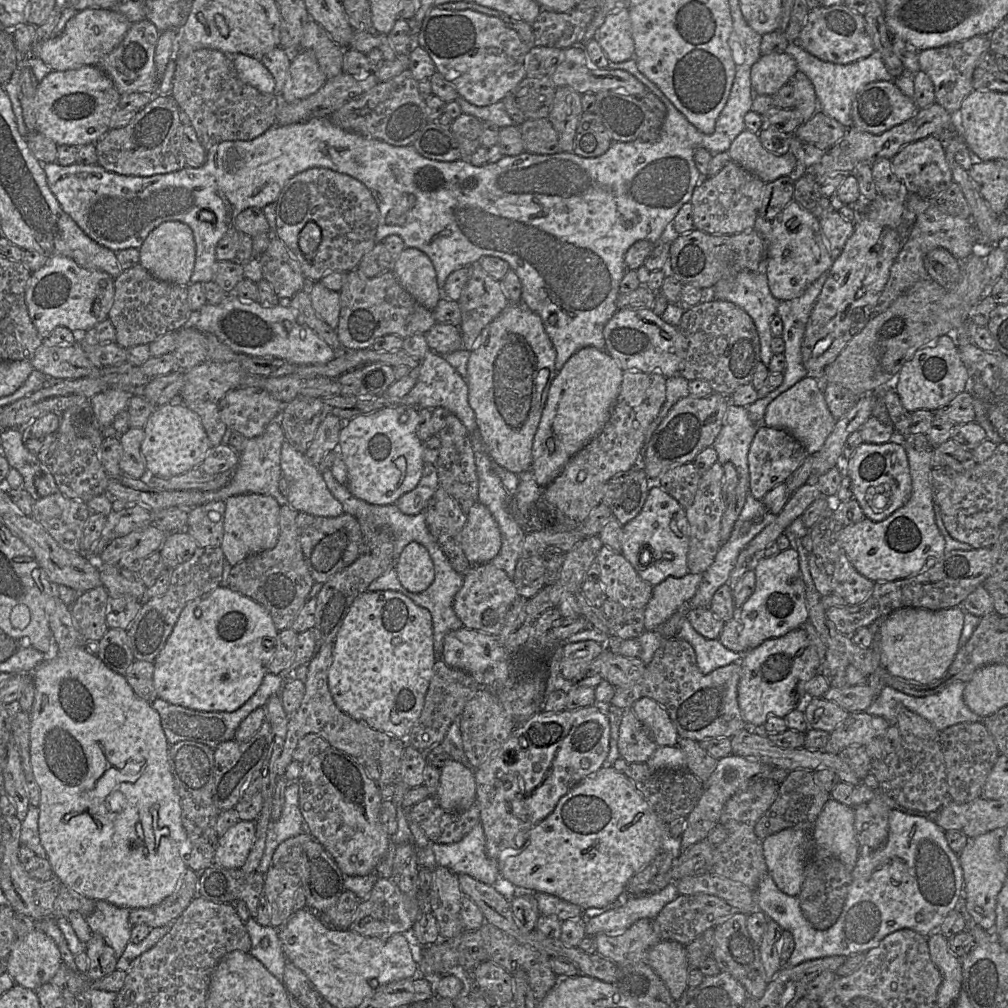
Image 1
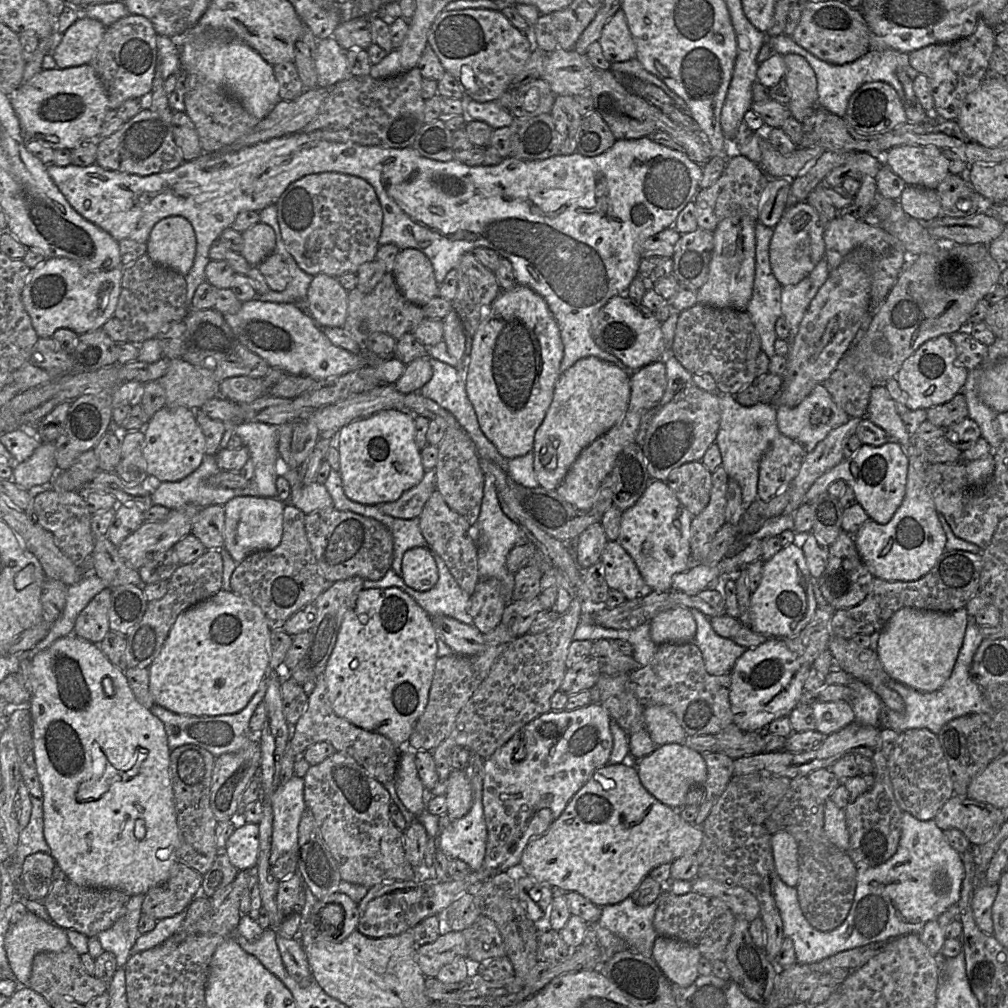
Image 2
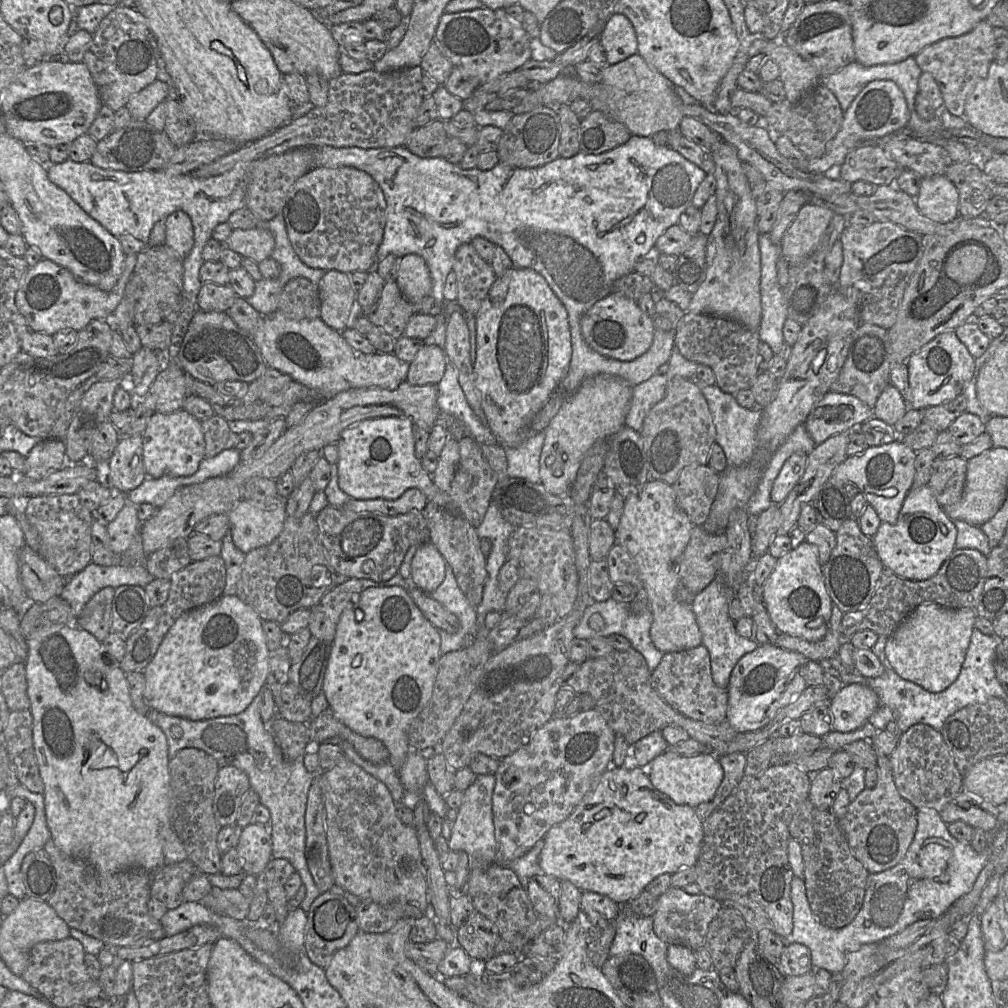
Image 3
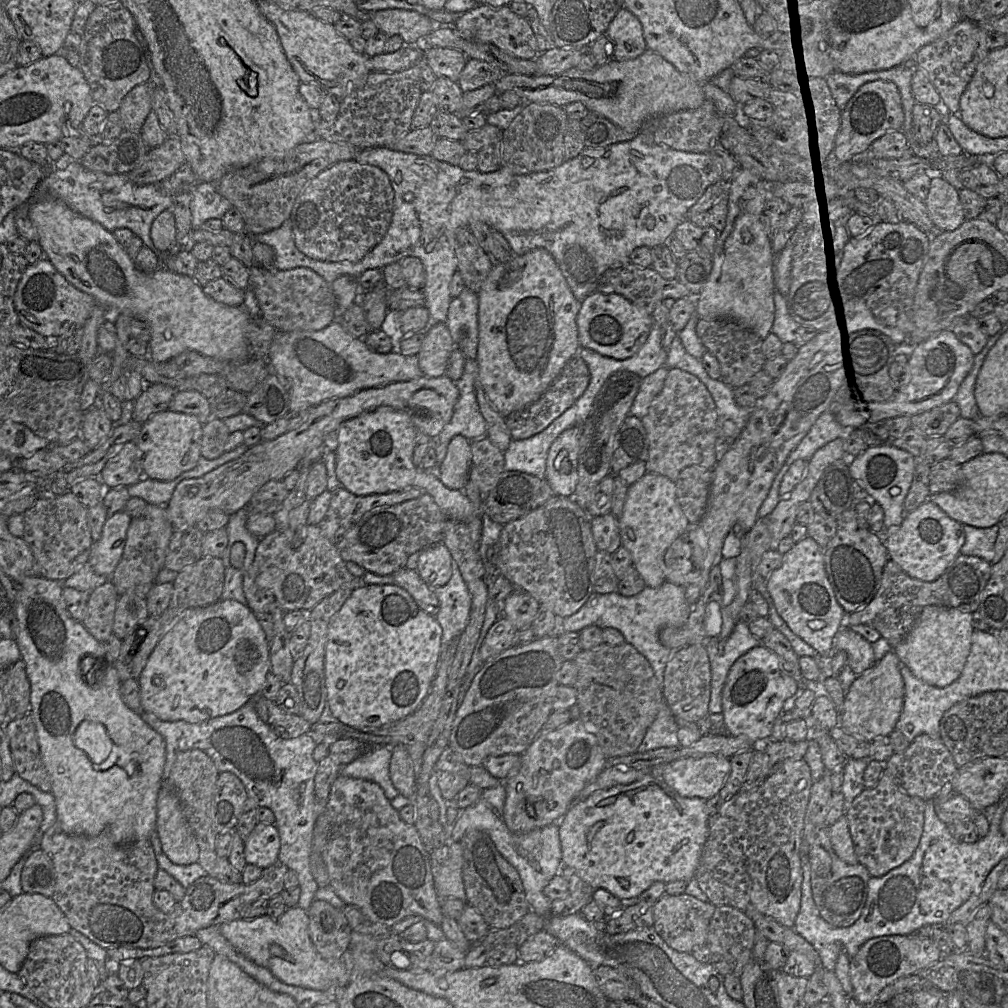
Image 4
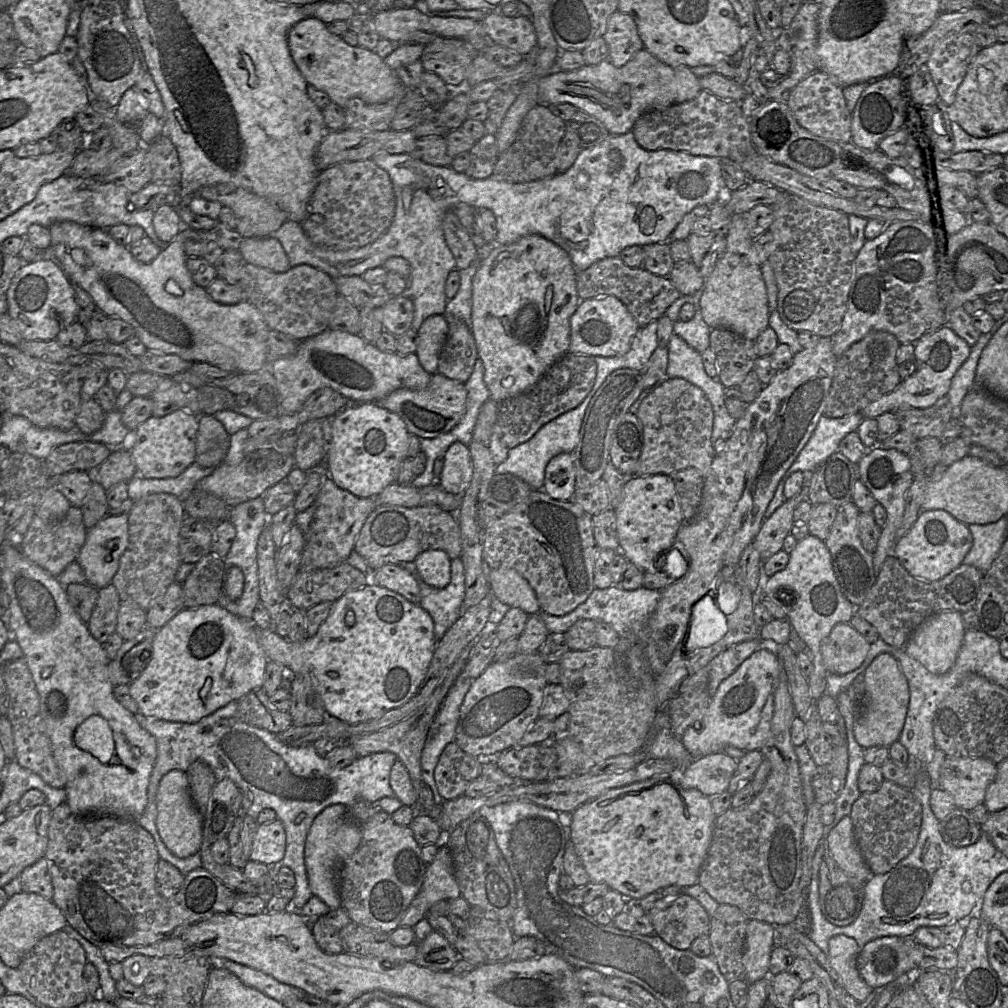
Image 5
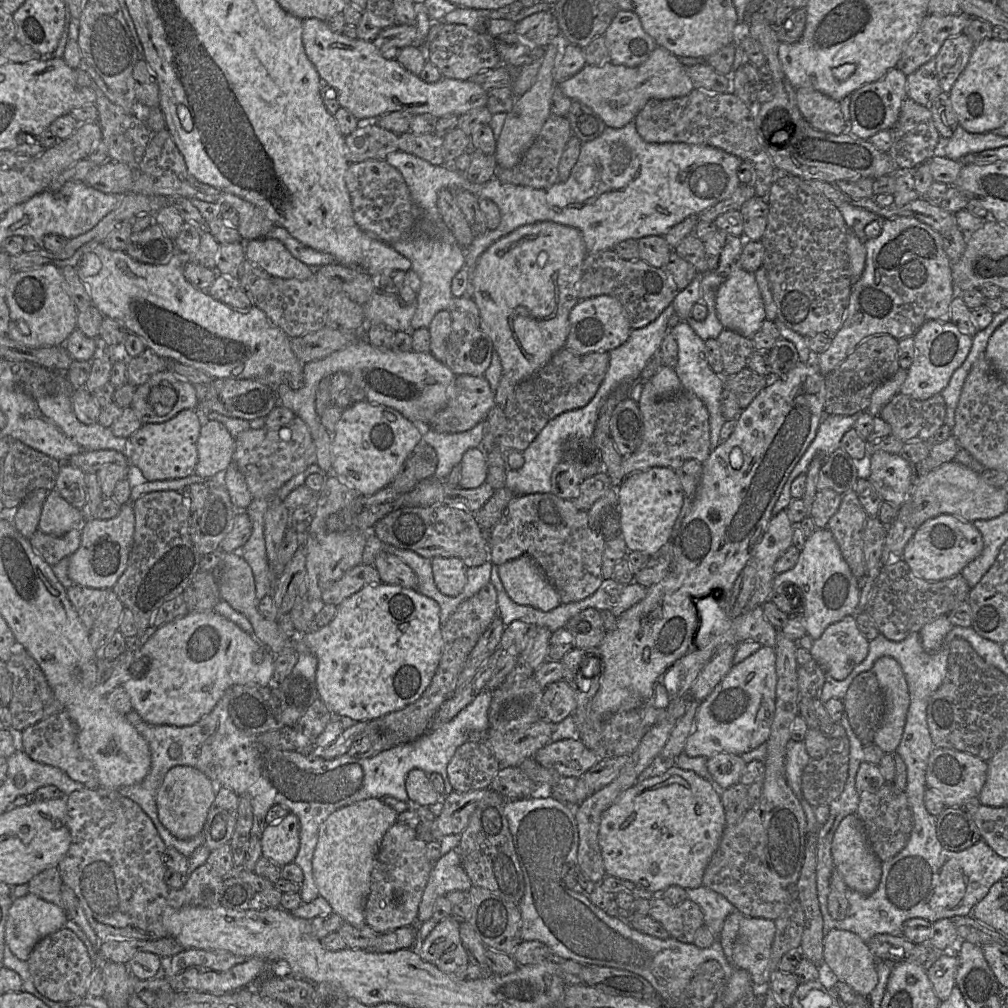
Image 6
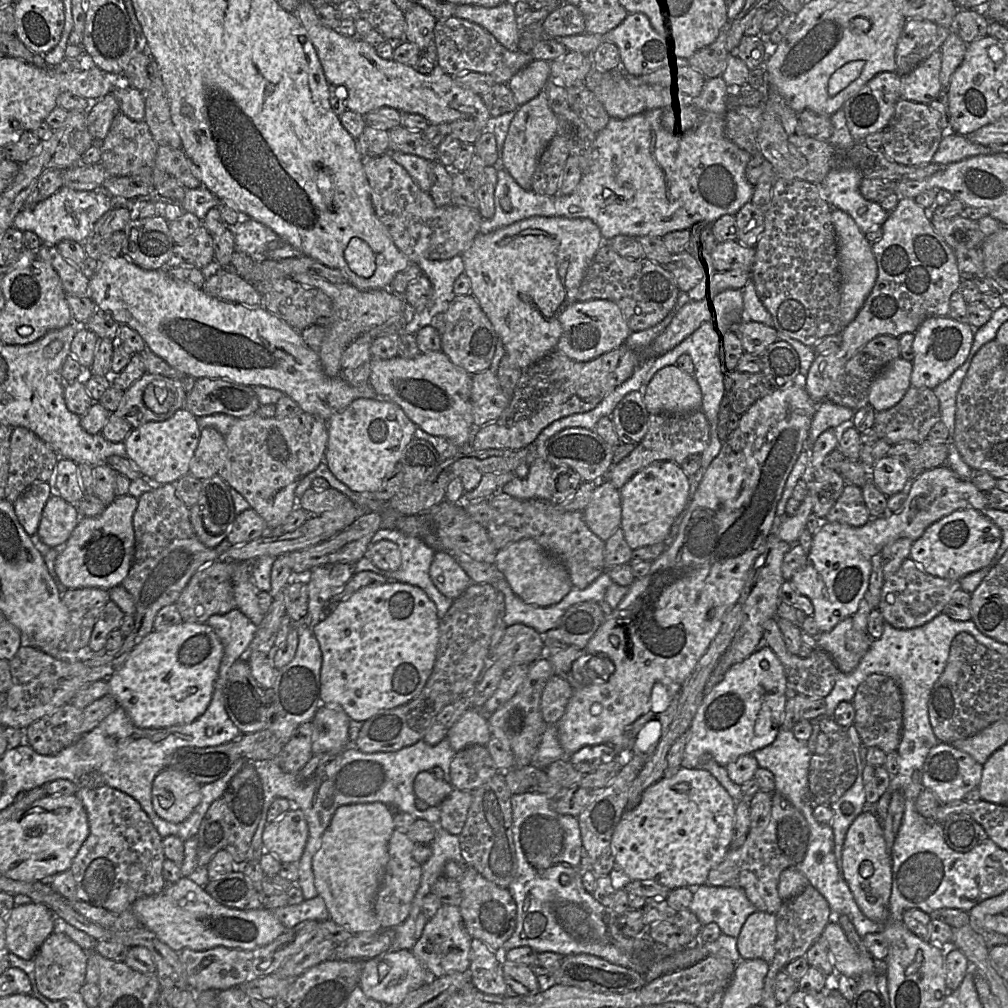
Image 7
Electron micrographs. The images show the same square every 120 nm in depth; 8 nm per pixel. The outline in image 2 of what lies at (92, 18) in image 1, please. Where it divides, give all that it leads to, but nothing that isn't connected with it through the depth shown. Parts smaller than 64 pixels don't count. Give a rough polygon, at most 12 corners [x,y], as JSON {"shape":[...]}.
{"shape":[[78,17],[52,52],[57,68],[89,64],[100,21]]}

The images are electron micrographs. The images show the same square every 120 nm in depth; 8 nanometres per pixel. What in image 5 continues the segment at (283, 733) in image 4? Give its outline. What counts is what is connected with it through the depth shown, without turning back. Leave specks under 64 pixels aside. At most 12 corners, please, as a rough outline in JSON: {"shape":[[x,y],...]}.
{"shape":[[263,687],[242,696],[238,718],[279,734],[293,725]]}

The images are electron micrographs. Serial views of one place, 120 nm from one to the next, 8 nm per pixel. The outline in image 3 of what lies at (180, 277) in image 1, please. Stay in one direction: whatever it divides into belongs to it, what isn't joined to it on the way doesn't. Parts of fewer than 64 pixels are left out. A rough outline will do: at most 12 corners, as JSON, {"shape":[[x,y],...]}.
{"shape":[[189,215],[165,218],[164,244],[185,259],[194,244]]}

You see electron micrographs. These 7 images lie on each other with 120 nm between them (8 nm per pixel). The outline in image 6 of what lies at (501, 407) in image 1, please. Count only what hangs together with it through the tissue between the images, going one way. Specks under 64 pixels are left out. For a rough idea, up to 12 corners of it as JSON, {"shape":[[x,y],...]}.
{"shape":[[551,221],[472,270],[481,330],[519,383],[564,348],[588,252]]}

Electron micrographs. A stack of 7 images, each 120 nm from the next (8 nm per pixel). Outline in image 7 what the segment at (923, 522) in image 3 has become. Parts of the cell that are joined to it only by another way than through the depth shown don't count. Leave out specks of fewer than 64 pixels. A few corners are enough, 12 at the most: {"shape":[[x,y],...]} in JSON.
{"shape":[[961,509],[931,524],[910,558],[959,581],[989,566],[1002,532]]}

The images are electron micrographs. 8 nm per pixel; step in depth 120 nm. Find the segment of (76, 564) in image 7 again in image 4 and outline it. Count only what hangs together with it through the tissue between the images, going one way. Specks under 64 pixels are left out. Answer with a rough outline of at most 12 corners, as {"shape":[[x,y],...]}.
{"shape":[[132,517],[106,520],[88,563],[111,577],[120,562]]}

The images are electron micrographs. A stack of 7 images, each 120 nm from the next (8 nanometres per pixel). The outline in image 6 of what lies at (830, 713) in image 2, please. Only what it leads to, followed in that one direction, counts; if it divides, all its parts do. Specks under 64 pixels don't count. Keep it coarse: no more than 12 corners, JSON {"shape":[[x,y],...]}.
{"shape":[[878,658],[871,670],[884,696],[873,743],[898,747],[910,705],[900,664]]}

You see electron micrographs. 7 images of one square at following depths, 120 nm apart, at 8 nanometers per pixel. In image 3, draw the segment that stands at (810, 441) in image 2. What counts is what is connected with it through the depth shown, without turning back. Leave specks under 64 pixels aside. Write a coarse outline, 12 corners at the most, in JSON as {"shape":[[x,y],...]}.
{"shape":[[827,392],[804,424],[816,445],[874,417],[853,395]]}

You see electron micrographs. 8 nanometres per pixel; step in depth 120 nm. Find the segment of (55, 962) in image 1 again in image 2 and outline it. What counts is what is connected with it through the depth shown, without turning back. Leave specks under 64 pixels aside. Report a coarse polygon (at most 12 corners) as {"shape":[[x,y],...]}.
{"shape":[[27,911],[4,946],[13,979],[28,987],[35,955],[61,952],[65,929]]}

